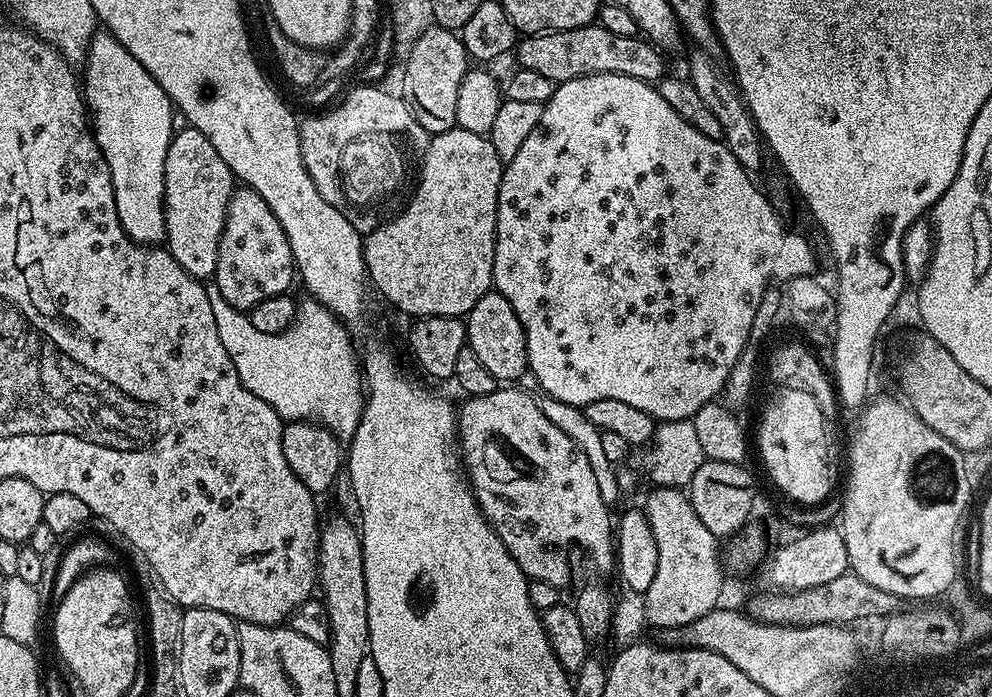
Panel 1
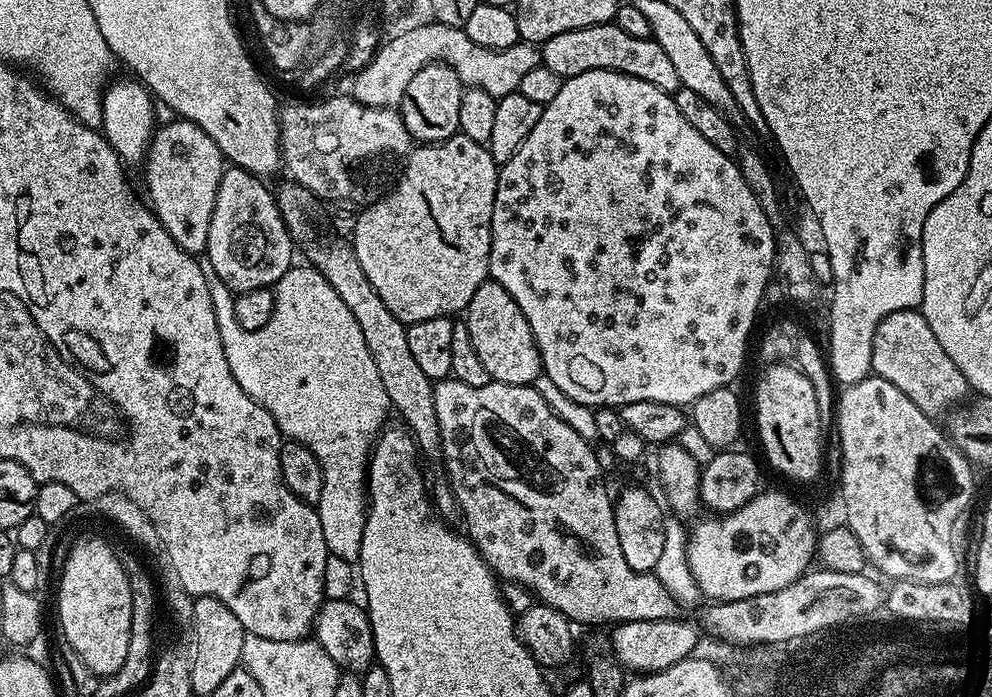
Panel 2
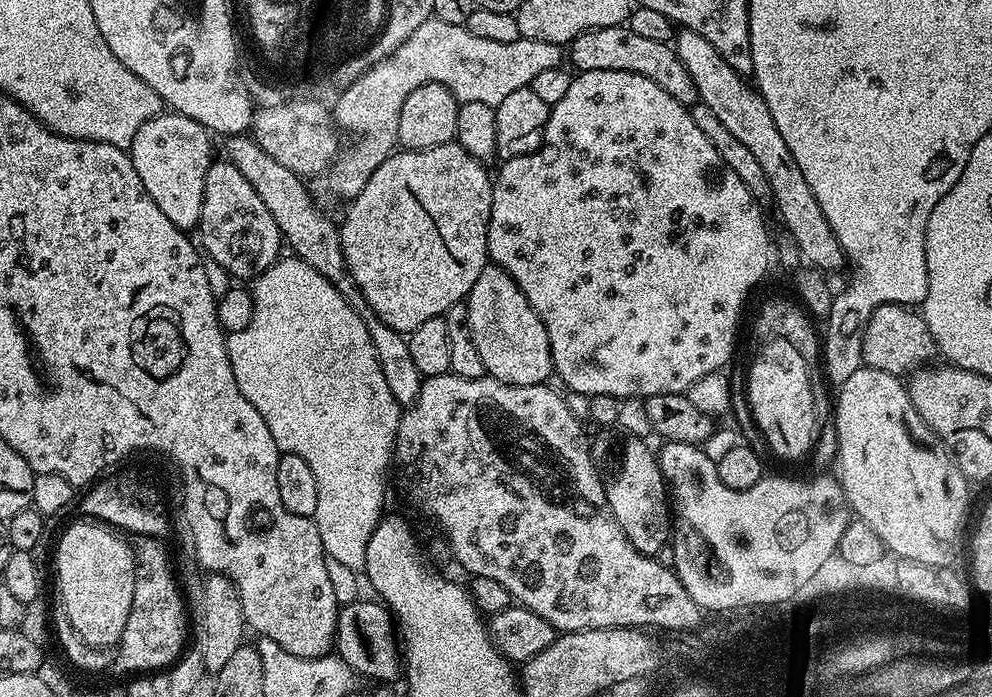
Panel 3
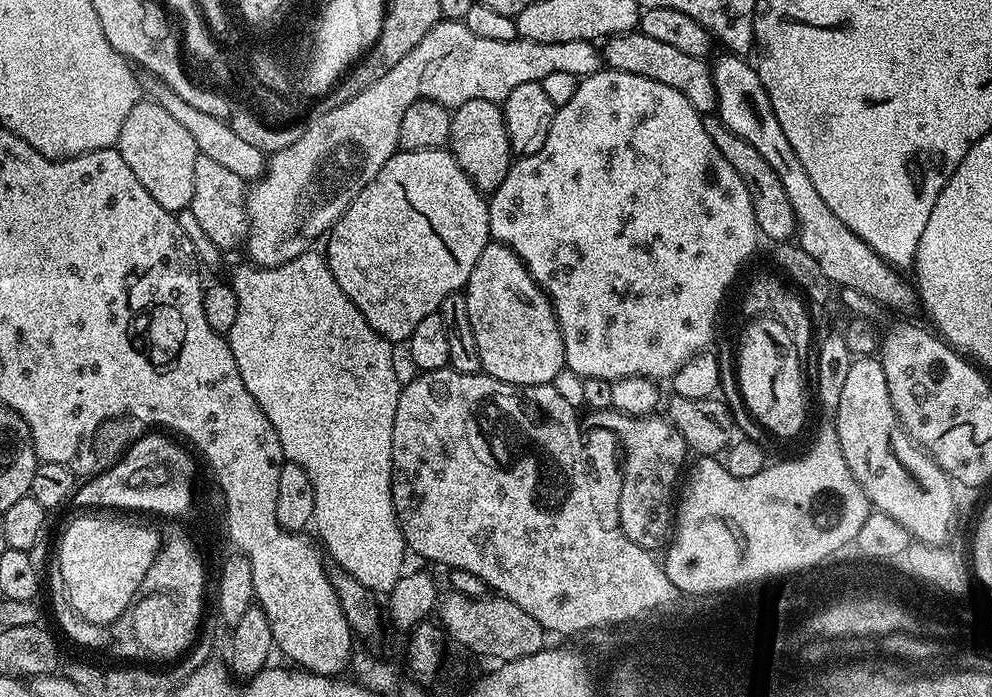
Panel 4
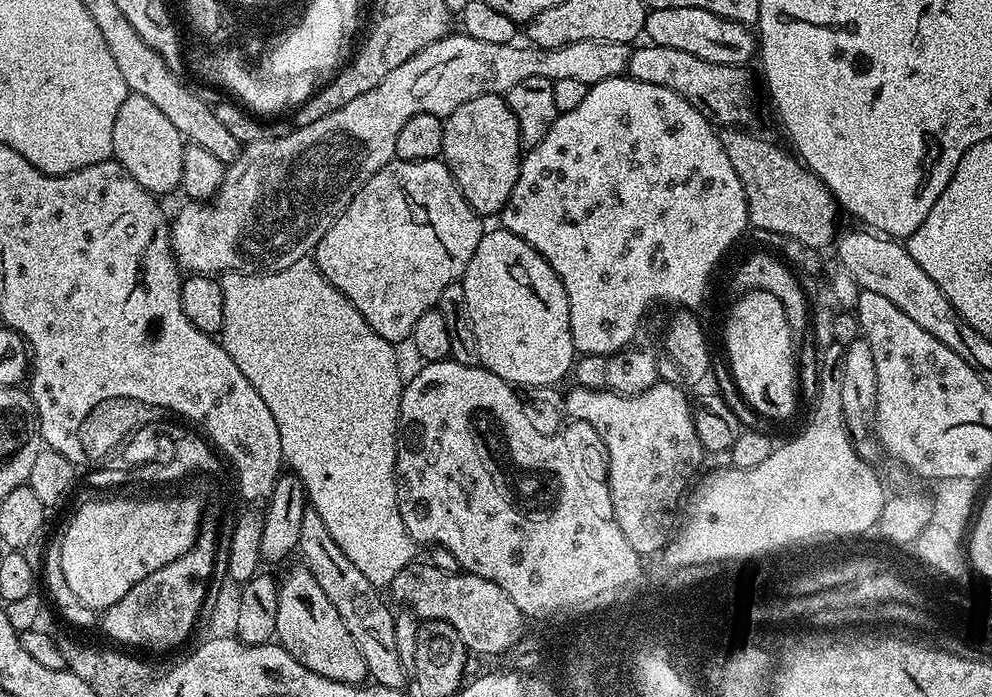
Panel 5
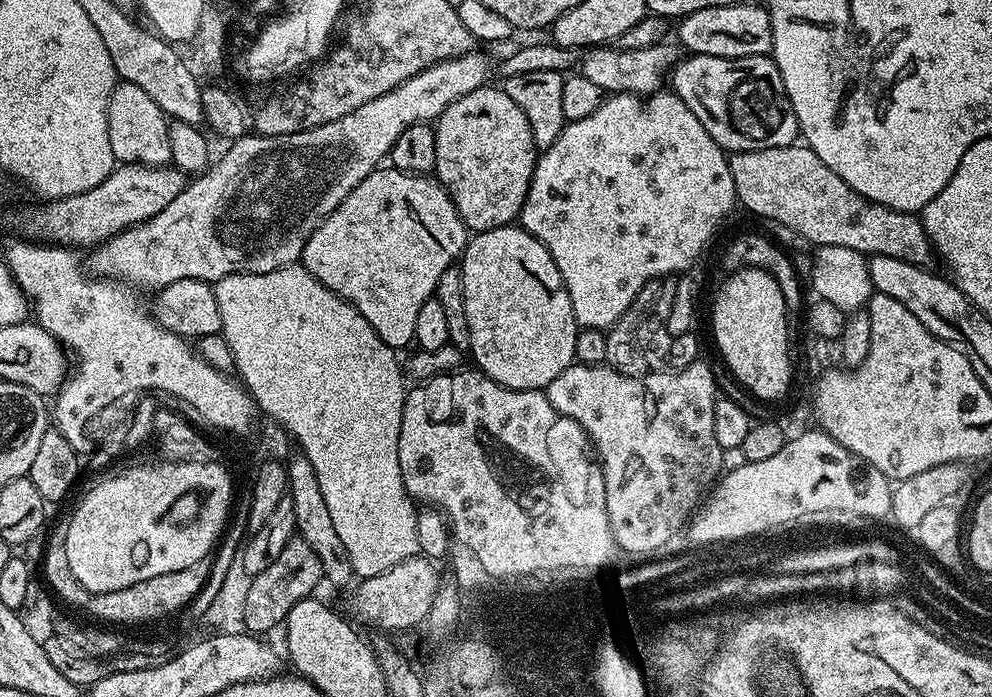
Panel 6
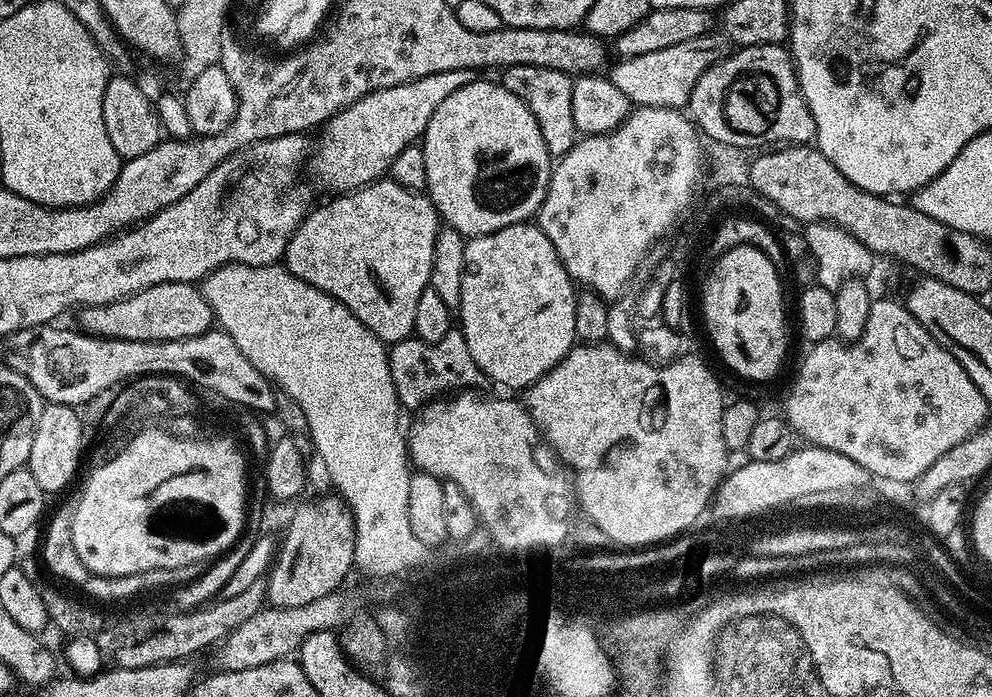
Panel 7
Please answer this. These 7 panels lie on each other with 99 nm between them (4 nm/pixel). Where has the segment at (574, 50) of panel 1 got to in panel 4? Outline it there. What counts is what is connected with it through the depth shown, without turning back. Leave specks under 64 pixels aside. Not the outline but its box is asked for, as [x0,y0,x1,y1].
[602,30,716,114]

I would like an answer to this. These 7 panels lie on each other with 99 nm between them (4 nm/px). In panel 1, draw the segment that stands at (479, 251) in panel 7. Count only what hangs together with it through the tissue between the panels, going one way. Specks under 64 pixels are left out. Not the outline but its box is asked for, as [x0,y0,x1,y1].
[466,290,528,382]

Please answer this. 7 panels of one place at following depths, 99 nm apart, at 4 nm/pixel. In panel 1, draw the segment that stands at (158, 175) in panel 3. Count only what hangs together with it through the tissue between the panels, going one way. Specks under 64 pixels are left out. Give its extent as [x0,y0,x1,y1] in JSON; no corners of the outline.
[164,126,234,282]

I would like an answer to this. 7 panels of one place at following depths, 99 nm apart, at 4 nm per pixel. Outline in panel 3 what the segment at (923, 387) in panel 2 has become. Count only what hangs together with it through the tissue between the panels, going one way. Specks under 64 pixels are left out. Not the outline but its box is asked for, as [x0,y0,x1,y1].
[862,304,936,378]

